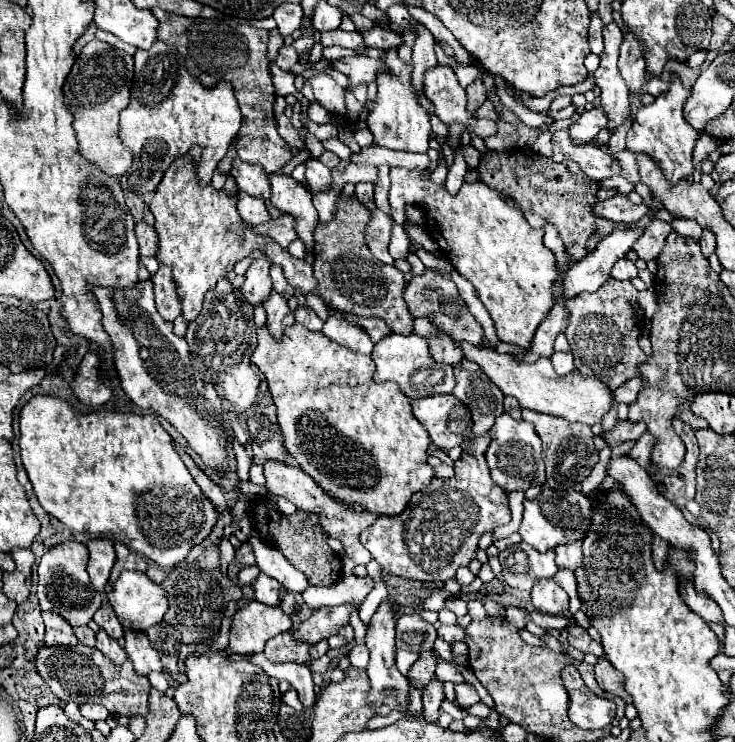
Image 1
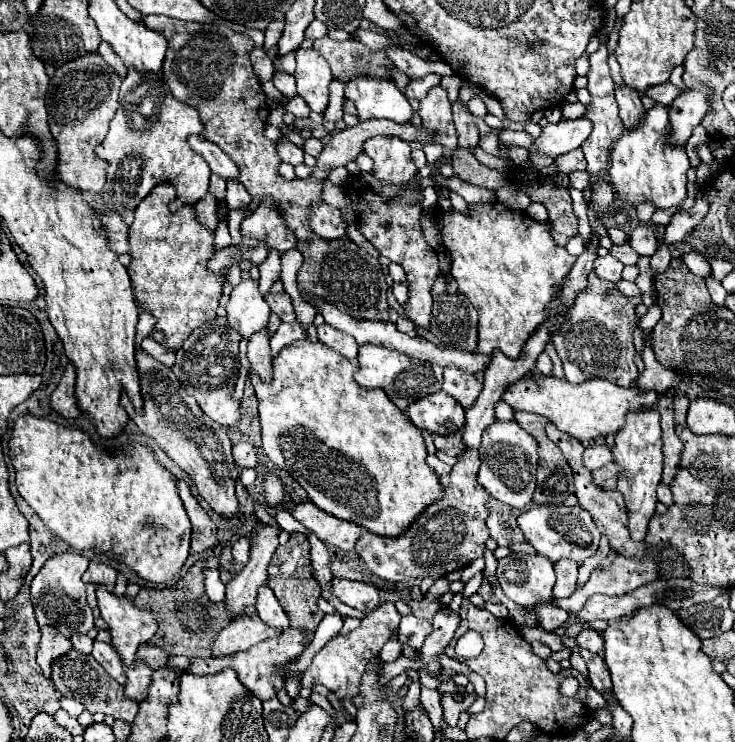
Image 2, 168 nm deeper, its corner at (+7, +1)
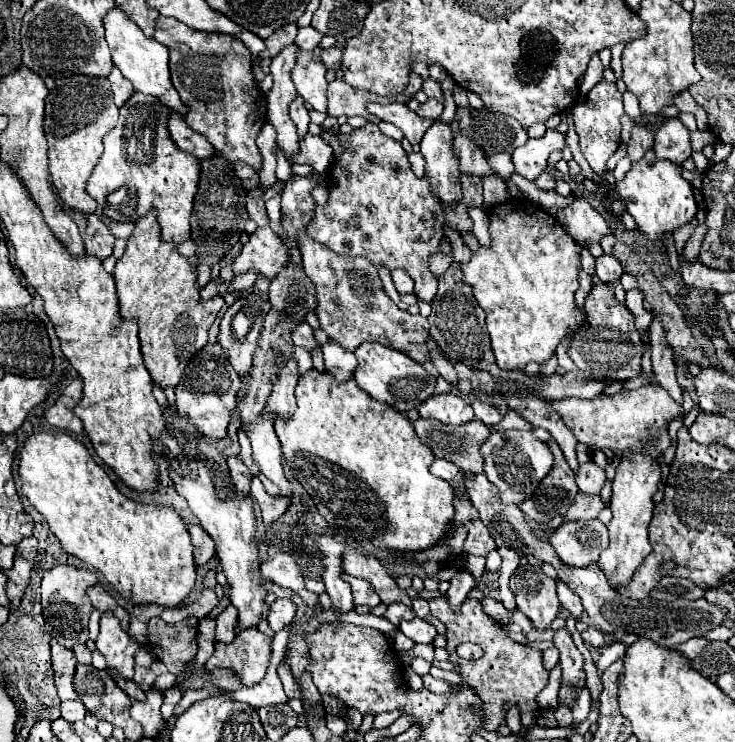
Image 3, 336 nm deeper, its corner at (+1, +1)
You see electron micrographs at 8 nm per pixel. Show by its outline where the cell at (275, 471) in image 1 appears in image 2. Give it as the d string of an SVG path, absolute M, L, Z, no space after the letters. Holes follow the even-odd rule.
M301 503L295 509L291 509L291 513L299 523L303 523L307 529L311 529L323 543L327 543L331 547L339 547L345 553L353 551L353 547L363 531L355 523L339 521L337 517L323 513L313 503Z

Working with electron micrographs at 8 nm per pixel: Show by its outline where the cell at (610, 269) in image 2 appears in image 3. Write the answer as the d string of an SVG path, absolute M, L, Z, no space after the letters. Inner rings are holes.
M601 255L601 257L597 257L595 273L597 273L597 277L601 281L609 283L609 281L619 281L625 271L623 271L621 263L613 255Z

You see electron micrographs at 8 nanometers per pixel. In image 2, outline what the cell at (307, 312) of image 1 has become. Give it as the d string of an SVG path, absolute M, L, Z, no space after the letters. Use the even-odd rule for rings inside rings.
M297 321L291 323L291 325L281 323L279 329L277 329L277 333L275 333L275 335L271 337L271 341L269 341L269 347L271 347L271 361L279 355L279 351L281 351L283 347L287 347L289 343L299 341L299 339L305 339L305 333L303 333L303 329L301 329L301 325L299 325Z

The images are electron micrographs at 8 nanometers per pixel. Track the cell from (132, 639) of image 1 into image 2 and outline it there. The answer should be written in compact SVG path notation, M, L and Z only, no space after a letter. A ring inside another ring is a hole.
M145 663L133 665L127 669L127 685L125 685L125 697L141 703L147 695L147 685L151 683L151 669Z

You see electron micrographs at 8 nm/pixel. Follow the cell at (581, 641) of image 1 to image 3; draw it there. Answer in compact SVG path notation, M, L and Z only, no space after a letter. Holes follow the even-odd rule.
M587 629L587 631L583 631L581 633L583 635L583 641L585 641L585 645L589 645L589 647L595 647L595 649L599 649L599 647L603 647L605 645L605 641L603 641L603 633L601 631L597 631L597 629Z

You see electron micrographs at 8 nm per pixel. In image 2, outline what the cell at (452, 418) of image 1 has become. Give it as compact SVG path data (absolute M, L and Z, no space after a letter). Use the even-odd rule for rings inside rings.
M443 391L415 401L407 409L407 415L413 425L431 433L455 433L465 425L465 409Z

